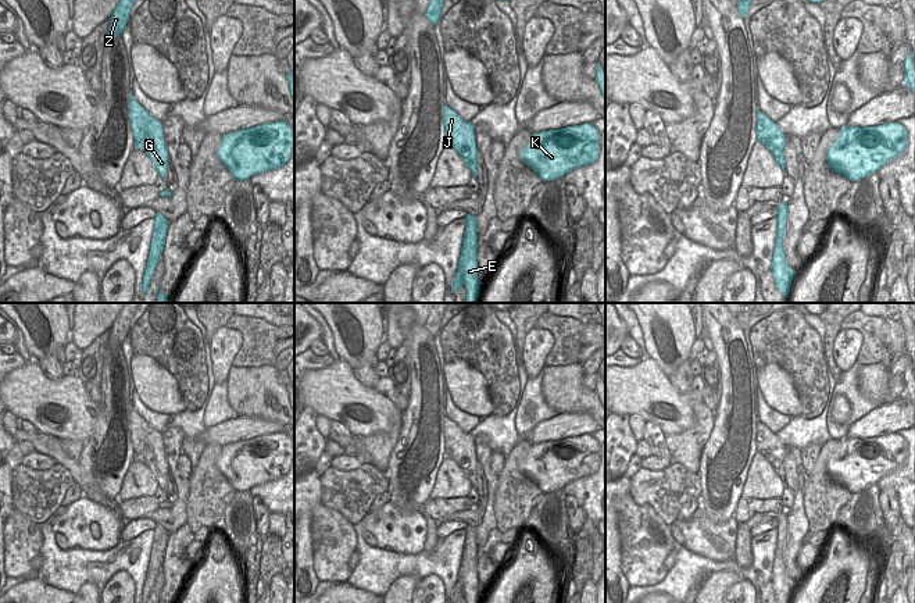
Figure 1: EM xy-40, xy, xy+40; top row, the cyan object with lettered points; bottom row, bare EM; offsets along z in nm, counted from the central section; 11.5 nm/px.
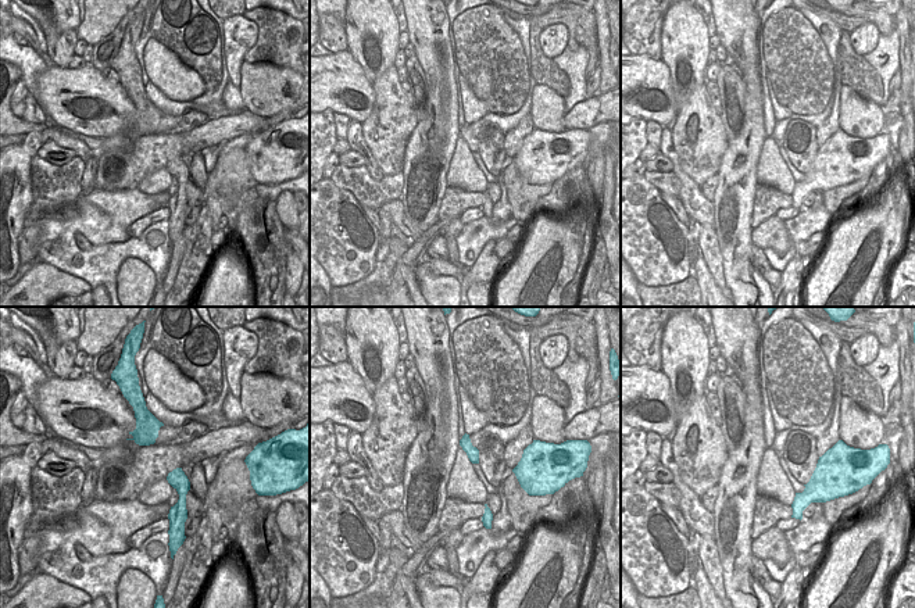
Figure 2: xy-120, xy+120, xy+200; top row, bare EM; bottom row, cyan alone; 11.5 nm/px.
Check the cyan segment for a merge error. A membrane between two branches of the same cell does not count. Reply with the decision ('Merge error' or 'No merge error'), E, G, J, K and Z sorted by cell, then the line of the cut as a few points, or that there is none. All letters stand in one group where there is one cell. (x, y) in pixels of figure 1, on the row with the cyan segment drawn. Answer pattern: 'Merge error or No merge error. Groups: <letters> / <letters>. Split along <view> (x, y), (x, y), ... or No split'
Merge error. Groups: E G J Z / K. Split along xy+40 (778, 228), (783, 238)

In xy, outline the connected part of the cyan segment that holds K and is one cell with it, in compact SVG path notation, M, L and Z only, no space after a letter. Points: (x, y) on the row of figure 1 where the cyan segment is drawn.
M593 124L532 133L522 161L544 182L564 178L572 170L593 164L600 156L600 133Z

